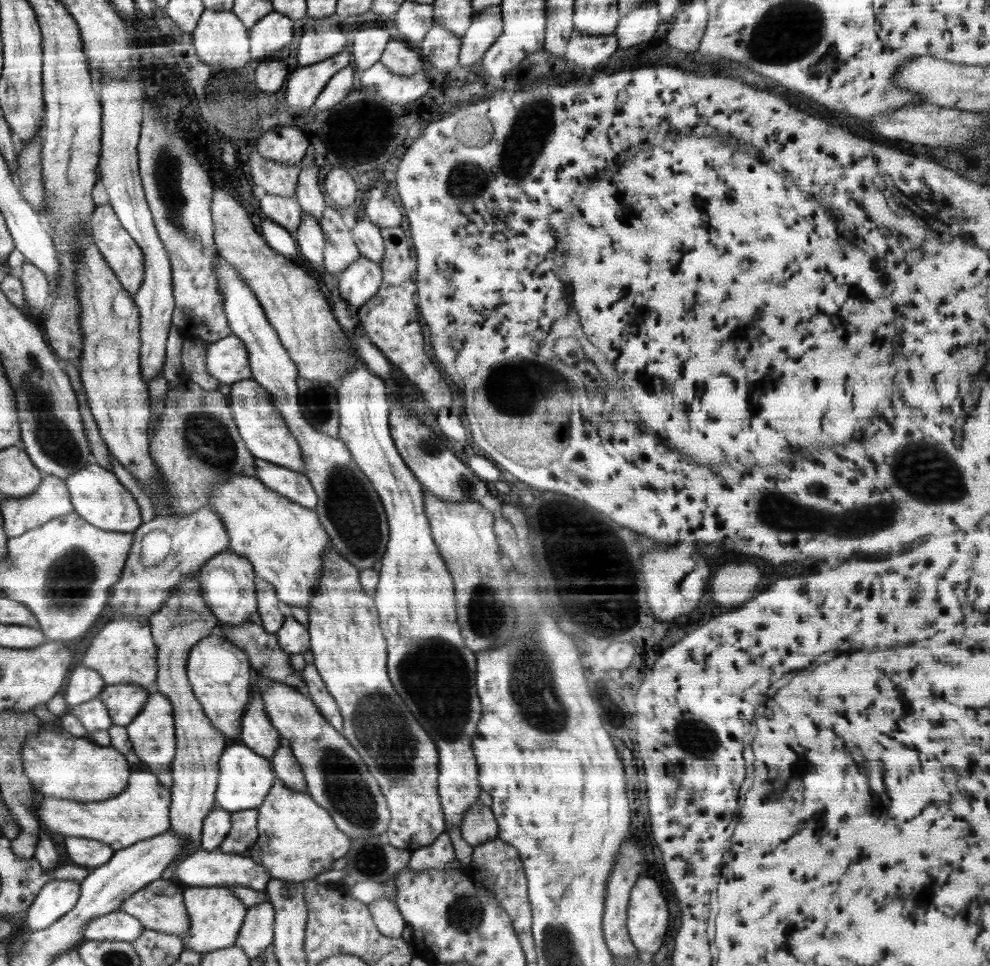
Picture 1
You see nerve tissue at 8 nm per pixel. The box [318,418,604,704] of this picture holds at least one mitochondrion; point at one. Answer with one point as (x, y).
(349, 508)

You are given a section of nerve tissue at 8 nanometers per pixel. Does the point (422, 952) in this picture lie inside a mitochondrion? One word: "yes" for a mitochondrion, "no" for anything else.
no

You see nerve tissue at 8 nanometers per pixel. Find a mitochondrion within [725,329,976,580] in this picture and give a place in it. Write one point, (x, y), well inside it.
(944, 485)

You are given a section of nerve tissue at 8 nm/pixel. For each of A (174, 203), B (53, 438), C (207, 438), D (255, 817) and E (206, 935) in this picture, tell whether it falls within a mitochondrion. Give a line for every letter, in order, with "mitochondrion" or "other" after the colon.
A: mitochondrion
B: mitochondrion
C: mitochondrion
D: other
E: other

